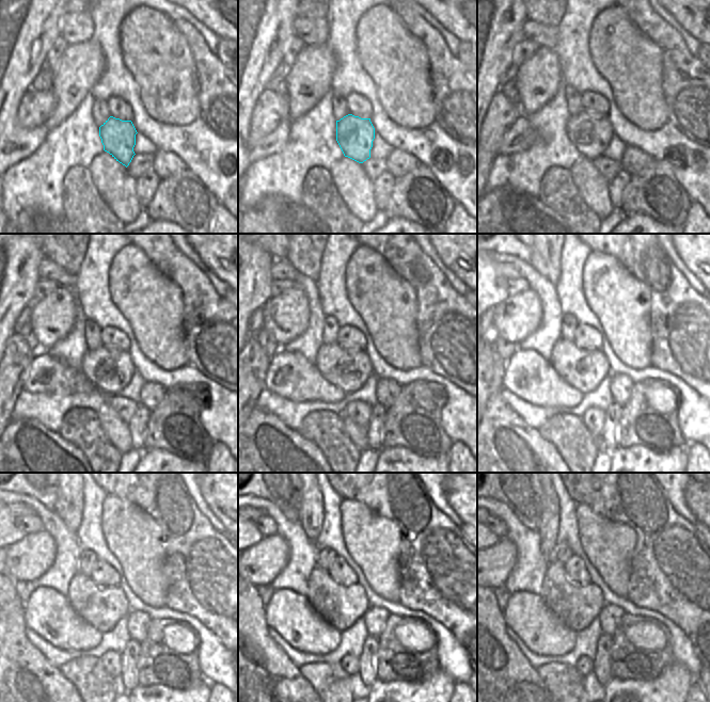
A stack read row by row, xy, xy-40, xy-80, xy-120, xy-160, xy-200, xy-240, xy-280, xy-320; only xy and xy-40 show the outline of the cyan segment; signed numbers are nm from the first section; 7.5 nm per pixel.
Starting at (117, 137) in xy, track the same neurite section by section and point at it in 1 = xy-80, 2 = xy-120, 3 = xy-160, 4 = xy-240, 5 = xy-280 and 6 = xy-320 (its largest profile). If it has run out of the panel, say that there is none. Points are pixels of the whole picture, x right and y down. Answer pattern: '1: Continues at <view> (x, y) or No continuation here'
1: Continues at xy-80 (590, 134)
2: Continues at xy-120 (110, 371)
3: Continues at xy-160 (348, 370)
4: Continues at xy-240 (101, 607)
5: Continues at xy-280 (341, 606)
6: Continues at xy-320 (577, 606)

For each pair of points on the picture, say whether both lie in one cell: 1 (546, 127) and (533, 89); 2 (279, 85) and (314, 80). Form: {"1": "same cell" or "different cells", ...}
{"1": "different cells", "2": "different cells"}

